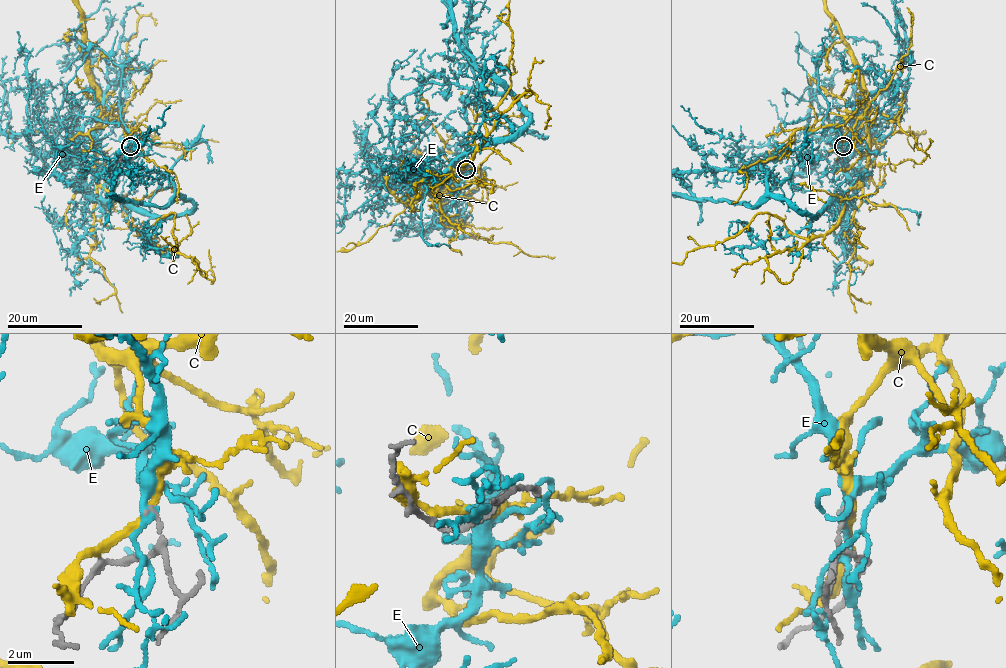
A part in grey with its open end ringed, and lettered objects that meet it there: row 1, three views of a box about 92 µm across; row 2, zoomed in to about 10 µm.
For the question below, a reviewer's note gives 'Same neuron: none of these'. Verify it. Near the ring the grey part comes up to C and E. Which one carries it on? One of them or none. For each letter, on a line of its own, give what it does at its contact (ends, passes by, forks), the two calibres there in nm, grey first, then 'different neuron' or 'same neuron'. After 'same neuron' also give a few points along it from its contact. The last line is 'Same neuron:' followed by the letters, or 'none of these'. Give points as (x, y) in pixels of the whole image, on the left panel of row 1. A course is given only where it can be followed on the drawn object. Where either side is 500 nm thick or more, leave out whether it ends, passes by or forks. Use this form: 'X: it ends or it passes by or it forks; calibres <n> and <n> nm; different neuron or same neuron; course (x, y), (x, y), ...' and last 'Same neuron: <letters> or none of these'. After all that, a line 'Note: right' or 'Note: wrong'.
C: it passes by; calibres 130 and 240 nm; different neuron
E: it passes by; calibres 140 and 280 nm; same neuron
Same neuron: E
Note: wrong

